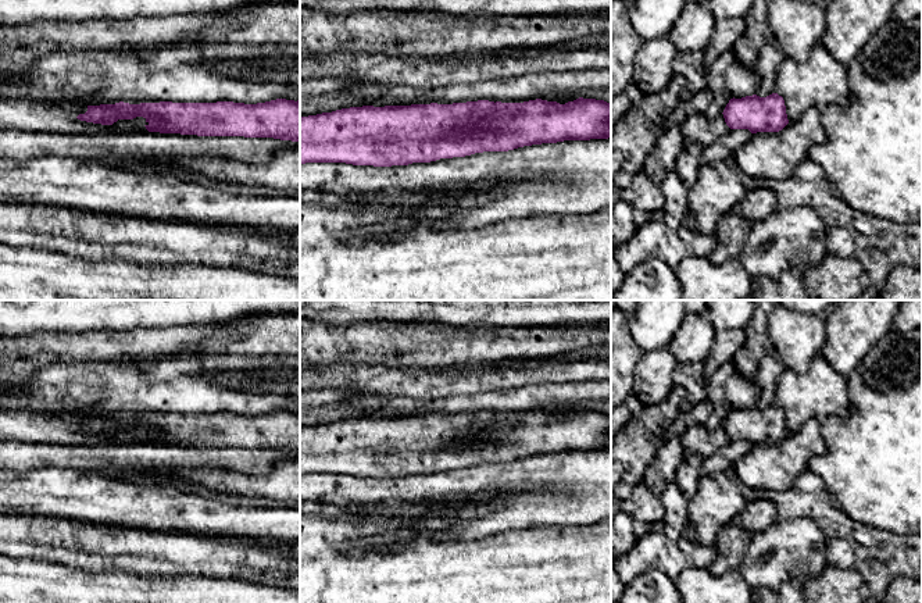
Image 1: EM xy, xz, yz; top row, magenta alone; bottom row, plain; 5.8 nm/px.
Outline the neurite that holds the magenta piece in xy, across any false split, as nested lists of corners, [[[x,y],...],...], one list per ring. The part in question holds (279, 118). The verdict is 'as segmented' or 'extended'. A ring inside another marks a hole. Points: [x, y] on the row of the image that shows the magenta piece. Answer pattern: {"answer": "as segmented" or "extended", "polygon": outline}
{"answer": "as segmented", "polygon": [[[276,99],[265,103],[244,104],[233,101],[217,103],[115,103],[87,106],[85,114],[76,118],[86,122],[112,125],[118,119],[133,119],[143,117],[149,132],[181,133],[197,136],[244,136],[274,138],[300,143],[300,101]]]}

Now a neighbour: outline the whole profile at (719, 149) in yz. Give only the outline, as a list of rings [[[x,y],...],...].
[[[730,129],[726,135],[719,136],[711,144],[703,149],[700,164],[708,164],[718,160],[726,160],[751,139],[748,129]]]

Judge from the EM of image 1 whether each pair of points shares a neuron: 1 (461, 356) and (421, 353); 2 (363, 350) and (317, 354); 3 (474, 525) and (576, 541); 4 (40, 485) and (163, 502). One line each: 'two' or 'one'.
1: one
2: one
3: two
4: one

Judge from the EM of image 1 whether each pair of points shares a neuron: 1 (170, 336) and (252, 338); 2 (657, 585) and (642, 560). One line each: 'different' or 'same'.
1: different
2: different

